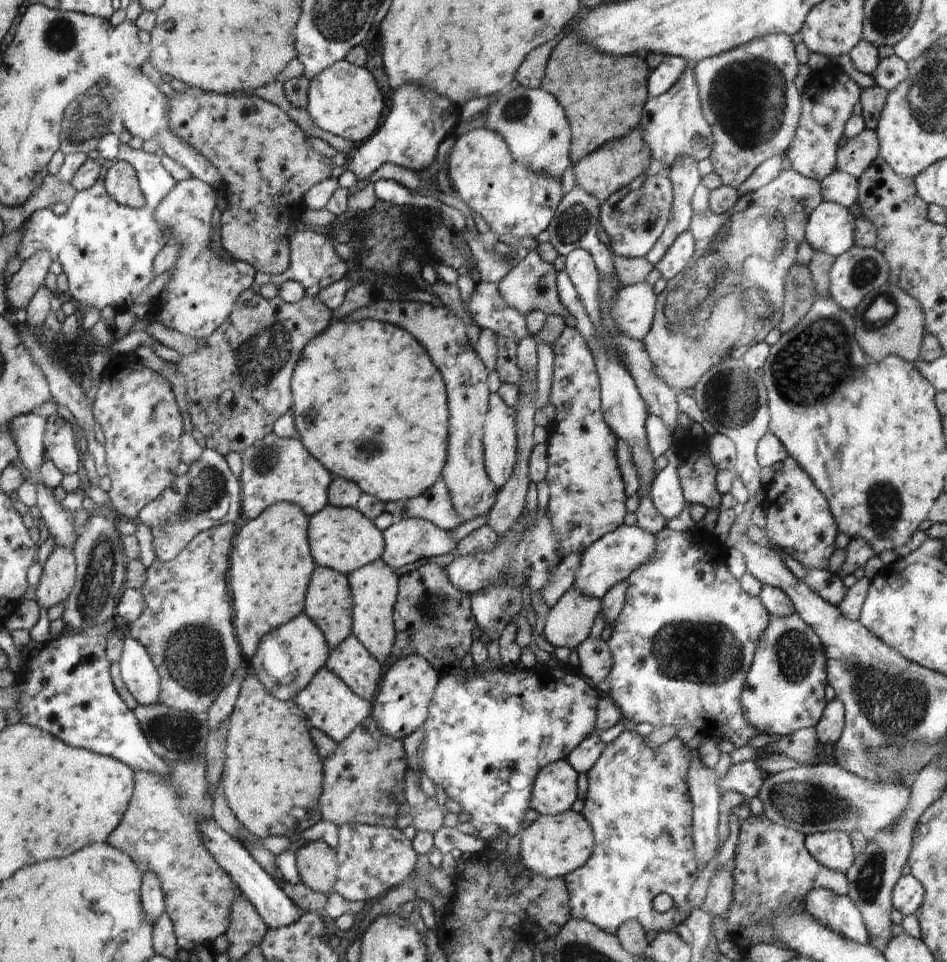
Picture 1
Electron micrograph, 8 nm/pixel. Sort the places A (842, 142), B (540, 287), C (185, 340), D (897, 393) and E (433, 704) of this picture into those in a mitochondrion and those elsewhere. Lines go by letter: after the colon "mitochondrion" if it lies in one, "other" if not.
A: other
B: mitochondrion
C: other
D: other
E: other

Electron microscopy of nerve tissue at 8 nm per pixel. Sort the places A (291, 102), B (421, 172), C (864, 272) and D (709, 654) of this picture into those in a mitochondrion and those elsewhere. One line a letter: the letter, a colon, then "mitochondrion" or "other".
A: other
B: other
C: mitochondrion
D: mitochondrion

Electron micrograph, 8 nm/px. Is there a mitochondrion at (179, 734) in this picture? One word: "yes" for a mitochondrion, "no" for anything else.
yes

